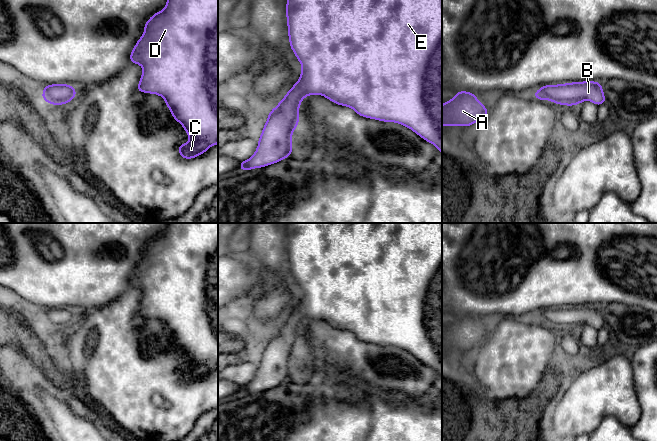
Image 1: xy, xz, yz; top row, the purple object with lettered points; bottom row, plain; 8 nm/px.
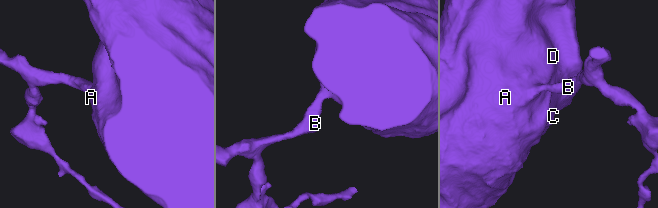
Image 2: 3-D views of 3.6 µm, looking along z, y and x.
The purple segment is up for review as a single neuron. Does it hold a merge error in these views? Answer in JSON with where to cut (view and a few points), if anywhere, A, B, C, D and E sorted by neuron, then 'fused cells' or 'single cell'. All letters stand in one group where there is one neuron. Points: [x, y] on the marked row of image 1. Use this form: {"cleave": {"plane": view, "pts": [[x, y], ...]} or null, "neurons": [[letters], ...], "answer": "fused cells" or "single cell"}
{"cleave": null, "neurons": [["A", "B", "C", "D", "E"]], "answer": "single cell"}

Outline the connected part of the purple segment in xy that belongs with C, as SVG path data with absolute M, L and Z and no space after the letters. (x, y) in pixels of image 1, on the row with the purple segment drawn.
M167 0L164 9L156 12L144 24L144 33L130 53L130 63L138 64L143 68L137 91L163 97L172 117L186 131L189 141L177 147L183 159L196 158L218 144L218 0Z

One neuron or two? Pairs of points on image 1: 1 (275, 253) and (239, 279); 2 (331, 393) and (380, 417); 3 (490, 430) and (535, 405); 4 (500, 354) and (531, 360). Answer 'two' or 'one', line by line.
1: two
2: two
3: one
4: one

